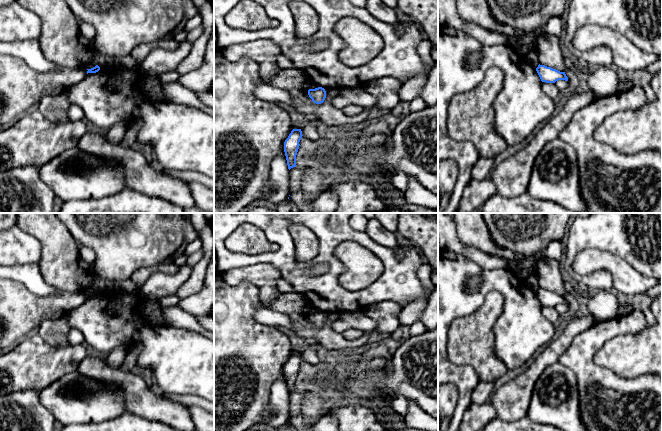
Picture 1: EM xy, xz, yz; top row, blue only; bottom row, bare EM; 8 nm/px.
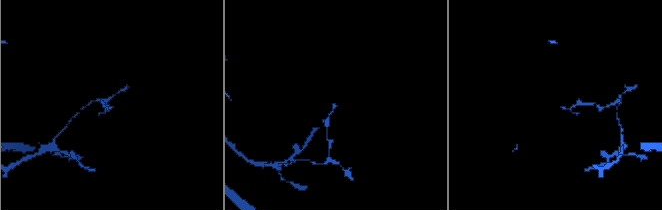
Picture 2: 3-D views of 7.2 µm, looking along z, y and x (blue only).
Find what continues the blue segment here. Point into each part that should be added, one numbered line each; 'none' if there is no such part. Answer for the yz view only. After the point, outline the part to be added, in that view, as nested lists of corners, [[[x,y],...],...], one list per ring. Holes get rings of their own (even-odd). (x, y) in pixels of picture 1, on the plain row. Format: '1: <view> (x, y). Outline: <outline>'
none

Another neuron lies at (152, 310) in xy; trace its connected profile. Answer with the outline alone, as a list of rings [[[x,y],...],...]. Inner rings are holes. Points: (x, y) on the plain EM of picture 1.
[[[143,299],[142,311],[144,316],[152,322],[167,324],[164,320],[161,306],[156,301]]]

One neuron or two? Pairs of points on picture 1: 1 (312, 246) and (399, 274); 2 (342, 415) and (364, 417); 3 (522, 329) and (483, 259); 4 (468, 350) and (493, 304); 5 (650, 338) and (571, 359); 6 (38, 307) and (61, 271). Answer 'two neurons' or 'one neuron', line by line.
1: two neurons
2: one neuron
3: two neurons
4: one neuron
5: two neurons
6: two neurons

